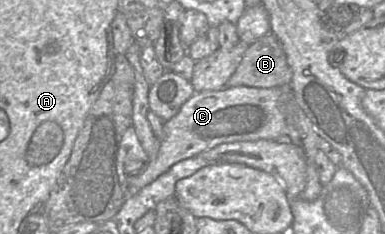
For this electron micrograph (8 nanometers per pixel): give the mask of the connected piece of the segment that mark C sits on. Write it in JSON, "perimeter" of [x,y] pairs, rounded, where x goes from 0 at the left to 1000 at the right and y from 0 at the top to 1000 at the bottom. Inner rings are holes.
{"perimeter":[[[644,368],[584,372],[566,389],[506,393],[444,509],[429,517],[408,667],[325,778],[330,838],[361,821],[460,692],[517,662],[579,611],[743,594],[738,440],[745,380]]]}

